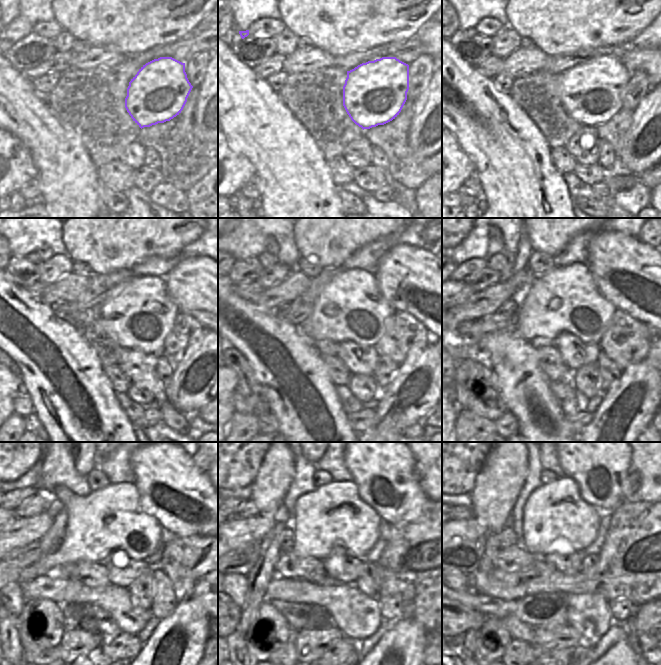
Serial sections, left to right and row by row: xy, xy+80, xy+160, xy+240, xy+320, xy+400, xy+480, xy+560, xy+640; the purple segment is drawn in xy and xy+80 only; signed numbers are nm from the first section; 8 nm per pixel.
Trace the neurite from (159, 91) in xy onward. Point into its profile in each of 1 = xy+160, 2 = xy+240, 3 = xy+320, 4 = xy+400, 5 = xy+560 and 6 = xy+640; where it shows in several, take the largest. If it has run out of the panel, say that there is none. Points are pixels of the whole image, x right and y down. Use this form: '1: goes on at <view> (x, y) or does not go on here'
1: goes on at xy+160 (592, 93)
2: goes on at xy+240 (138, 314)
3: goes on at xy+320 (350, 307)
4: goes on at xy+400 (566, 299)
5: goes on at xy+560 (333, 514)
6: goes on at xy+640 (554, 514)

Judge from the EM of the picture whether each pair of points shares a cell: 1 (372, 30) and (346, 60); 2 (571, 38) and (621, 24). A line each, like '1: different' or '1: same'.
1: different
2: same

